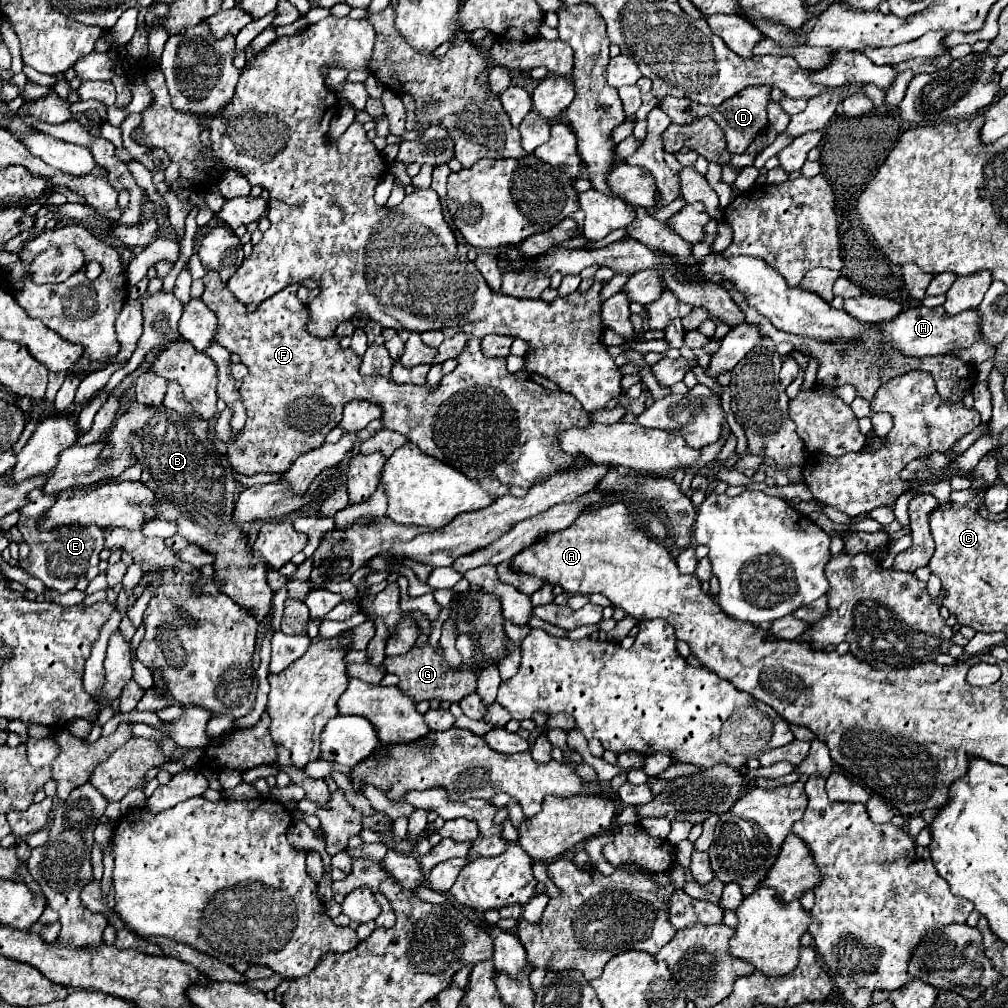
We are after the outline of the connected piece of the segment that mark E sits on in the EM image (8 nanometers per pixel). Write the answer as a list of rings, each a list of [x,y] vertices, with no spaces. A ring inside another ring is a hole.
[[[21,516],[17,522],[25,542],[29,544],[31,552],[29,558],[19,562],[19,566],[29,572],[31,576],[39,578],[47,588],[53,588],[57,592],[69,592],[75,588],[79,578],[87,574],[91,566],[99,564],[99,552],[105,548],[105,534],[97,526],[79,526],[79,524],[69,524],[69,526],[59,526],[55,530],[39,530],[35,518],[25,518]]]

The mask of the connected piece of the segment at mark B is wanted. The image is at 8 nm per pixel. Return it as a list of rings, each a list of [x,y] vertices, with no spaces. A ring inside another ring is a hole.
[[[133,402],[129,410],[117,418],[107,436],[109,446],[103,450],[103,458],[115,458],[123,448],[127,448],[127,444],[133,446],[133,452],[143,466],[141,482],[155,492],[159,518],[175,522],[179,534],[191,540],[191,544],[199,544],[215,554],[217,564],[233,566],[235,576],[225,578],[225,594],[243,608],[253,610],[255,618],[263,622],[271,614],[273,598],[273,590],[267,584],[267,564],[253,560],[247,550],[247,534],[241,526],[233,524],[237,482],[233,480],[229,460],[215,450],[207,432],[209,428],[205,420],[187,420],[165,406],[143,408],[143,404]]]

